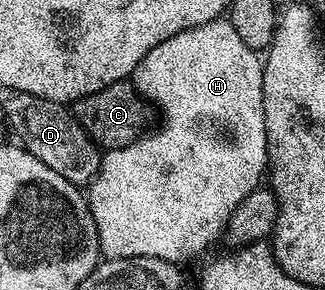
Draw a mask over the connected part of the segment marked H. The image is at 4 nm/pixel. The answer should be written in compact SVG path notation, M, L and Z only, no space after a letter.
M227 19L211 20L190 30L182 30L166 42L154 46L150 54L138 62L136 71L132 73L131 83L136 85L137 92L145 101L154 103L160 107L160 128L153 127L139 136L133 144L127 144L124 148L114 148L105 151L100 157L100 169L86 188L88 209L91 210L96 220L96 233L100 239L100 255L106 260L121 260L122 258L134 258L135 256L149 256L159 260L167 260L169 264L183 265L183 260L204 252L216 239L225 235L228 219L232 217L232 211L249 196L254 189L261 187L263 178L268 172L268 139L266 138L266 122L264 121L264 69L258 66L258 56L250 46L240 43L238 30Z

